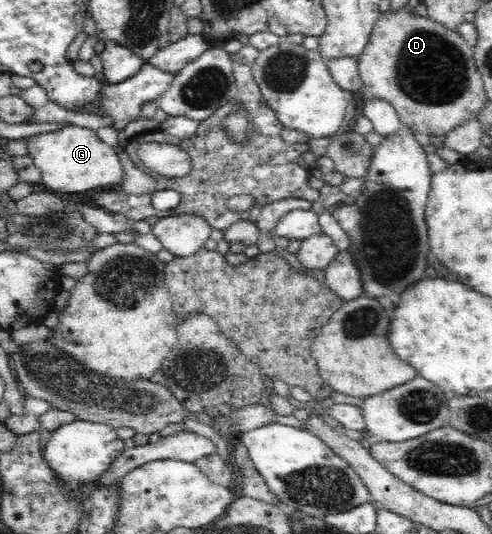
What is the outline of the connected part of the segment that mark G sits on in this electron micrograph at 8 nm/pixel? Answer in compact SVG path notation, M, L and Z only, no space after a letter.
M67 123L58 130L27 138L28 157L40 169L40 182L47 190L87 193L121 186L125 170L118 153L107 143L103 143L95 132L93 129Z

